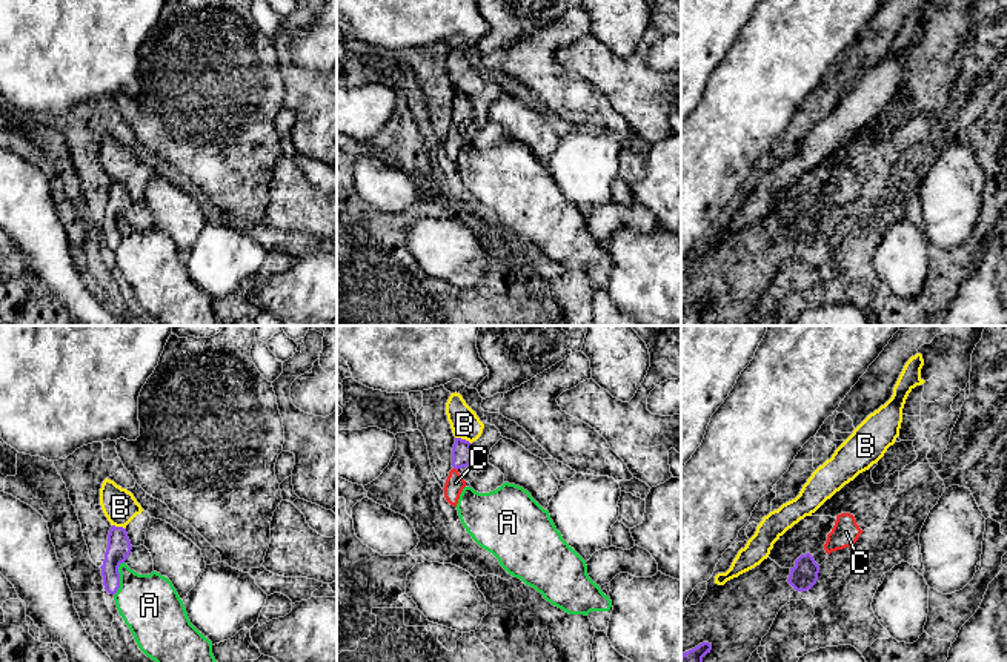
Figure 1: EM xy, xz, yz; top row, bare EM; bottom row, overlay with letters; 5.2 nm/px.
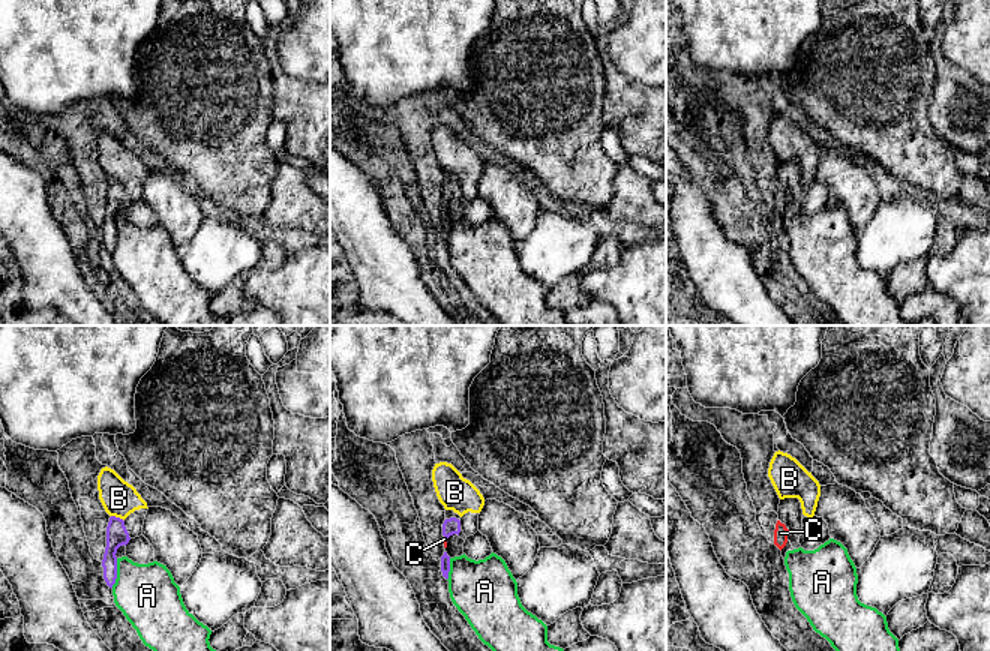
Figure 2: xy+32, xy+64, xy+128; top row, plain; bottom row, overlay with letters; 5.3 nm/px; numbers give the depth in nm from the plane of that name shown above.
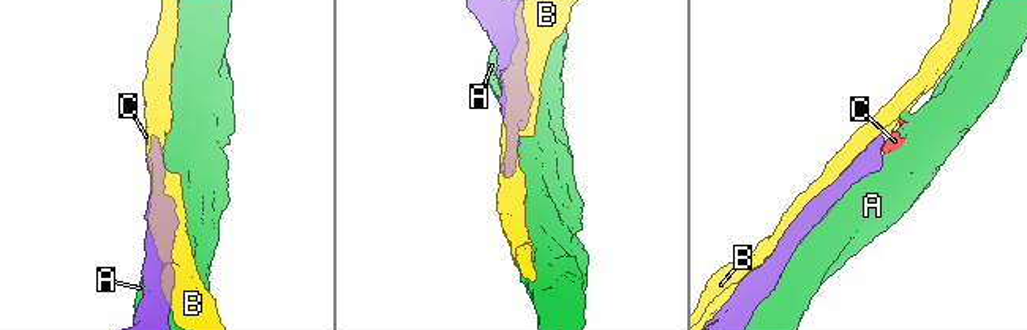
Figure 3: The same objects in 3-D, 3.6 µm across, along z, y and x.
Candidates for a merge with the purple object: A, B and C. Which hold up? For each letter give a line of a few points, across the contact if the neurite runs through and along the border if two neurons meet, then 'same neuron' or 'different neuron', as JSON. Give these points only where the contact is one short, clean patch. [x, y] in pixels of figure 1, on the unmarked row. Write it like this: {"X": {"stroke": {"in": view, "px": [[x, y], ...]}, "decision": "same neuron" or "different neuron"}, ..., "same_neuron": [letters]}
{"A": {"decision": "different neuron"}, "B": {"decision": "different neuron"}, "C": {"stroke": {"in": "xz", "px": [[461, 108], [455, 123], [455, 139]]}, "decision": "same neuron"}, "same_neuron": ["C"]}

